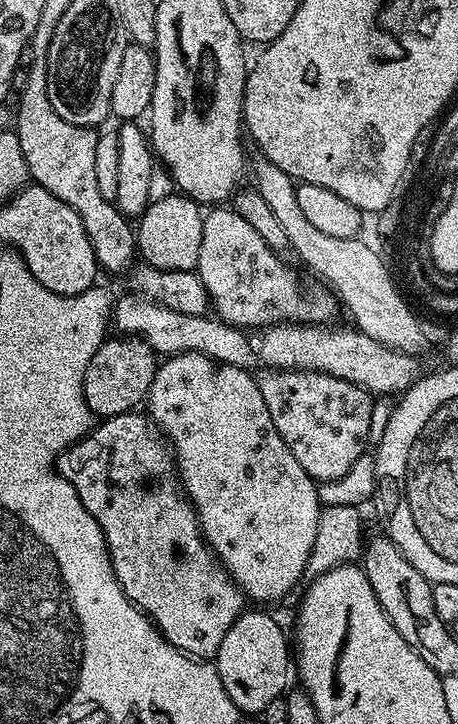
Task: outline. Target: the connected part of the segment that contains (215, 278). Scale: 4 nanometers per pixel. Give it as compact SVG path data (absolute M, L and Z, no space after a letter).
M216 206L204 217L202 226L202 250L198 250L198 266L195 273L202 286L208 291L210 308L225 324L236 328L259 330L269 328L271 324L311 324L324 326L336 316L338 301L331 288L321 287L320 296L304 296L300 289L300 280L283 264L282 256L267 245L267 242L246 218L232 211L228 206Z

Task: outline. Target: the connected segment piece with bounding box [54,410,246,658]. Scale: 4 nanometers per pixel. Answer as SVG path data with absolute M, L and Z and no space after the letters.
M133 410L101 419L88 435L57 456L54 467L74 486L82 506L90 510L94 522L98 522L104 532L112 569L126 598L139 606L180 652L197 658L215 657L222 638L226 638L226 630L230 630L245 611L246 597L209 548L200 530L196 509L184 495L174 453L151 416Z

